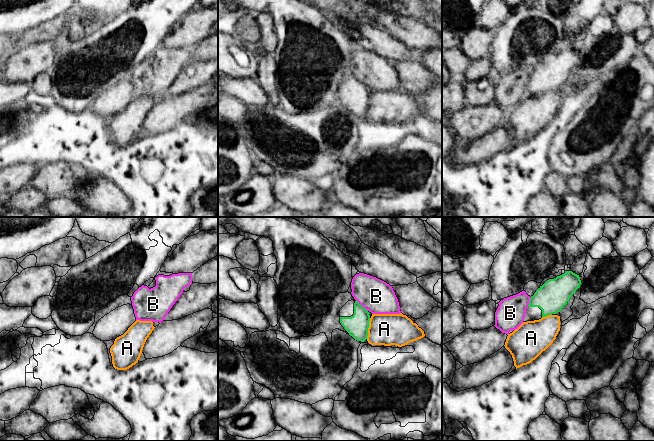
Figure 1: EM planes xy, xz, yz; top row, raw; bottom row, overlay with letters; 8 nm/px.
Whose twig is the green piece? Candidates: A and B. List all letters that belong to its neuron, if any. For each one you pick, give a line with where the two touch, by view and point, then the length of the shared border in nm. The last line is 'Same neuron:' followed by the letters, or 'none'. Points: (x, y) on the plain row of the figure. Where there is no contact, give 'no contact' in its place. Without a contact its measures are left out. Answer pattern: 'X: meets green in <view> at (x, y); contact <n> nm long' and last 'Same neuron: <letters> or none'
Same neuron: none

